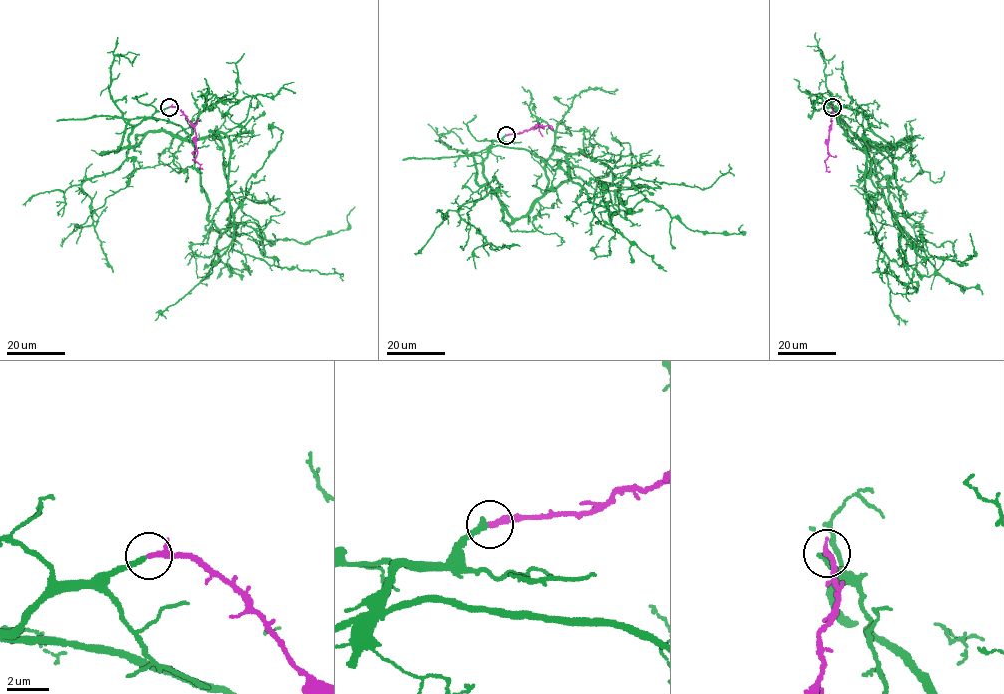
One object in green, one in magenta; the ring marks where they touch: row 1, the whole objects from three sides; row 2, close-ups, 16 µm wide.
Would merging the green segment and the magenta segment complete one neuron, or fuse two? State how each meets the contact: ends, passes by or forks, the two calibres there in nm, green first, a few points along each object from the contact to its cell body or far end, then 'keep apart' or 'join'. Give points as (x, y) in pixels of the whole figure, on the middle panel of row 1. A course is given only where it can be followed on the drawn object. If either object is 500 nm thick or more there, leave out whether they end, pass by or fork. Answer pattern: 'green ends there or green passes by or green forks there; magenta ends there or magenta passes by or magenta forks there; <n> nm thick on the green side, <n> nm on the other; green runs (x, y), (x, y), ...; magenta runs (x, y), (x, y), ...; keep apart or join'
green ends there; magenta passes by; 280 nm thick on the green side, 200 nm on the other; green runs (506, 135), (483, 163), (513, 218), (566, 181), (570, 155), (598, 160), (614, 179), (705, 189), (729, 163); magenta runs (506, 135), (535, 126), (551, 126), (552, 129); join

